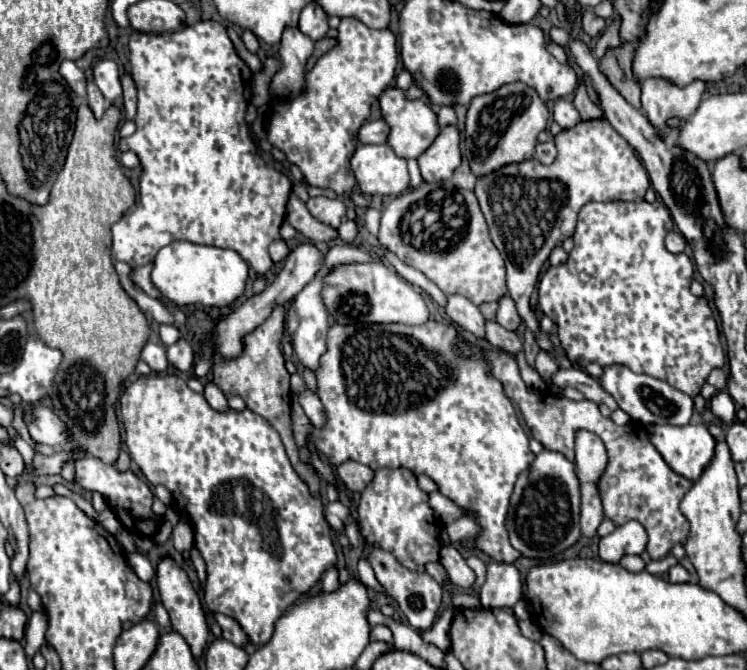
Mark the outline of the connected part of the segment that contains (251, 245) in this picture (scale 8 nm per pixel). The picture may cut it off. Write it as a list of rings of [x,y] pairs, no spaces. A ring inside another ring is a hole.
[[[198,21],[194,25],[188,25],[180,31],[172,31],[172,33],[162,33],[162,35],[156,35],[156,33],[138,33],[134,31],[132,37],[130,37],[130,75],[134,79],[134,85],[138,89],[138,113],[136,113],[136,133],[126,137],[126,139],[120,139],[120,151],[134,151],[140,159],[140,165],[142,173],[139,180],[139,194],[136,200],[136,204],[122,217],[122,221],[114,223],[112,225],[112,257],[116,261],[124,261],[132,267],[136,265],[146,265],[146,263],[152,263],[156,253],[166,247],[168,243],[176,241],[176,239],[184,239],[184,241],[190,241],[190,243],[196,243],[196,245],[212,245],[212,247],[222,247],[222,249],[234,249],[240,253],[240,257],[258,273],[258,275],[264,275],[270,267],[272,267],[272,259],[268,255],[268,245],[272,241],[278,241],[280,239],[280,225],[286,217],[286,203],[288,203],[288,195],[292,191],[292,181],[288,175],[268,167],[260,153],[258,153],[258,147],[250,135],[250,127],[246,125],[244,121],[244,113],[246,113],[246,107],[248,107],[248,101],[250,101],[250,79],[252,79],[252,71],[248,69],[248,65],[238,57],[228,33],[226,33],[226,27],[216,23],[216,21]]]

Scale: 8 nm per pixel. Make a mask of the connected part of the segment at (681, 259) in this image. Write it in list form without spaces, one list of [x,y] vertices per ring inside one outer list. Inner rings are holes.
[[[608,201],[608,203],[588,203],[588,205],[584,205],[580,215],[578,215],[578,225],[576,225],[576,233],[574,233],[574,249],[570,251],[570,259],[560,267],[548,267],[548,271],[542,275],[542,279],[538,283],[538,305],[558,325],[560,343],[562,343],[568,359],[572,359],[574,367],[584,369],[590,363],[598,363],[602,367],[608,367],[612,363],[620,363],[620,365],[624,365],[624,367],[628,367],[628,369],[632,369],[636,373],[646,373],[646,375],[658,377],[662,381],[670,383],[672,387],[688,393],[690,397],[696,397],[700,393],[702,383],[710,375],[710,371],[716,369],[716,367],[722,367],[726,359],[724,359],[724,351],[722,351],[722,345],[720,345],[718,327],[716,327],[716,321],[712,317],[712,311],[710,311],[706,299],[696,297],[696,295],[690,293],[690,281],[692,281],[692,273],[694,273],[690,259],[684,253],[672,255],[664,247],[664,237],[672,229],[674,229],[674,221],[670,217],[670,211],[660,201],[656,201],[656,203]]]

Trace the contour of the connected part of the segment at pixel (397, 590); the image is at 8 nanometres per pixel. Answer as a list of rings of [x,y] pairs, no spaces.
[[[374,549],[374,553],[370,555],[370,565],[374,569],[378,583],[384,587],[386,595],[394,599],[400,613],[408,619],[410,627],[414,627],[420,633],[428,631],[436,619],[436,613],[442,607],[440,583],[434,577],[430,577],[426,571],[408,571],[408,567],[404,567],[390,551],[384,551],[384,549]]]

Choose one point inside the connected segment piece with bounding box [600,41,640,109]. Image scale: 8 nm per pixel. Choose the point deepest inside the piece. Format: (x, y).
(617, 63)

